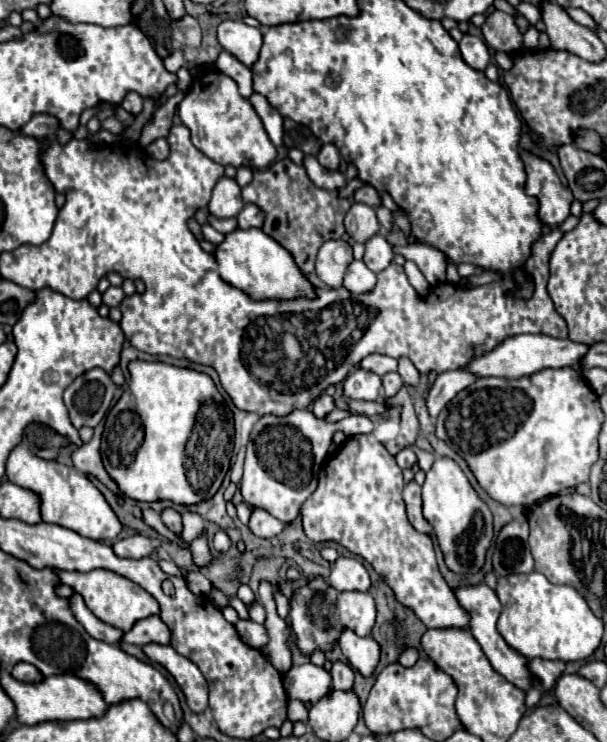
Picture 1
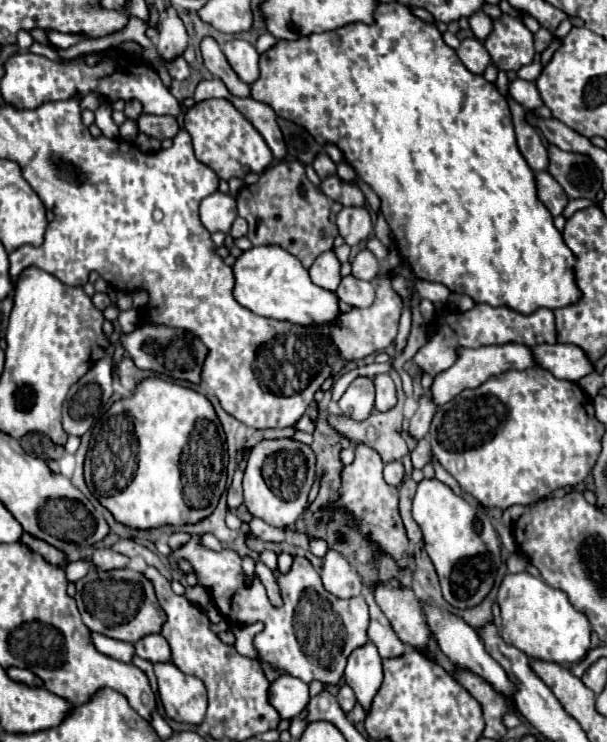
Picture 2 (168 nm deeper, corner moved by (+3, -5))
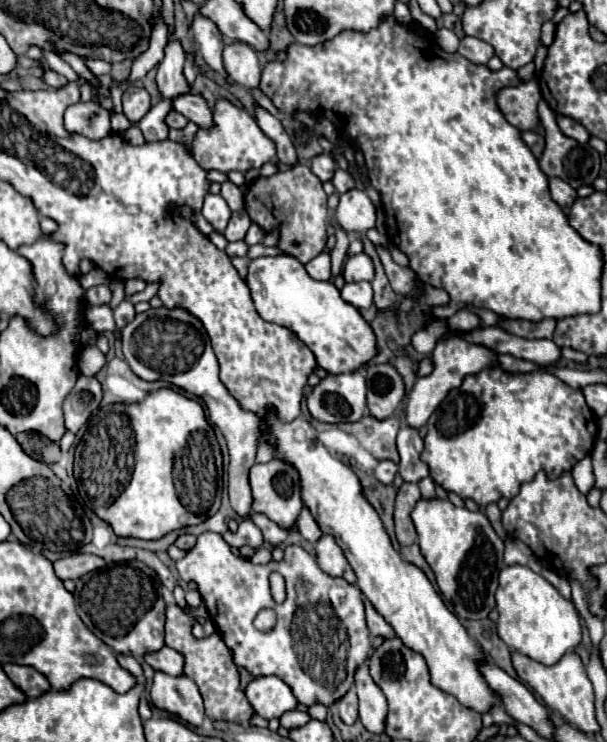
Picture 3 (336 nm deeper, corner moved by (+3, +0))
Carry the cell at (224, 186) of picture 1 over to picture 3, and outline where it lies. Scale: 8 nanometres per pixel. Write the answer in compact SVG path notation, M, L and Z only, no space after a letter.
M207 195L203 201L203 207L201 207L201 213L211 223L211 227L219 233L227 227L229 217L231 217L231 211L221 195Z

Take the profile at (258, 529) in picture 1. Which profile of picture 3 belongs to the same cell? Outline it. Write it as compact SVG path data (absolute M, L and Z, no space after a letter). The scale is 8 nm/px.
M255 513L253 517L251 517L251 521L263 531L263 537L265 537L265 541L267 543L271 543L273 547L275 545L279 545L279 543L283 543L285 539L287 539L287 531L285 529L281 529L277 523L273 523L271 519L267 519L265 515L261 515L261 513Z

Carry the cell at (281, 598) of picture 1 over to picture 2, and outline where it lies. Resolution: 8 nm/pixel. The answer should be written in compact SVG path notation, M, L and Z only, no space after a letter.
M265 550L265 552L261 552L261 556L259 556L259 560L273 572L273 576L275 576L275 580L279 578L279 568L277 568L277 554L275 552L271 552L271 550Z

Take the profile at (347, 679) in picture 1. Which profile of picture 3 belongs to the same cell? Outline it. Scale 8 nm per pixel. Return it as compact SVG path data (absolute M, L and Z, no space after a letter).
M353 689L341 701L337 701L337 709L345 725L353 725L357 721L357 695Z

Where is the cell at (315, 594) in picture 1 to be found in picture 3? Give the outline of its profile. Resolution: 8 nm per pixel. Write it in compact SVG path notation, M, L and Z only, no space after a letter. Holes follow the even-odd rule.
M203 533L197 537L197 545L177 561L177 571L183 581L195 581L203 603L209 611L211 621L217 625L221 639L227 649L233 653L233 663L237 667L247 669L255 677L275 675L283 679L297 701L305 707L321 703L325 707L335 705L349 689L353 689L353 677L359 665L363 665L371 653L371 637L365 625L365 609L361 591L357 585L347 583L343 577L331 577L317 565L315 557L309 555L299 545L287 545L283 549L283 561L269 561L267 565L253 565L249 559L235 557L229 545L223 541L219 533ZM279 571L287 583L287 599L283 603L275 603L269 599L269 575ZM271 607L277 613L277 625L269 633L261 633L255 629L253 619L263 609Z

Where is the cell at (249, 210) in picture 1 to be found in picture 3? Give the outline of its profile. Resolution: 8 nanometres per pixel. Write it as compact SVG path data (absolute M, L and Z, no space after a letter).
M245 209L235 211L235 213L231 215L231 219L229 219L229 225L227 225L227 229L223 231L223 235L225 235L227 241L241 241L241 239L245 237L249 225L251 225L251 219L249 219L247 211L245 211Z

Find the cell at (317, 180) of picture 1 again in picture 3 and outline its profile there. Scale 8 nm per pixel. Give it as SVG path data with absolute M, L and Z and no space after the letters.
M337 169L335 171L335 177L333 177L333 185L337 189L337 193L345 193L349 189L355 187L355 179L349 171L343 171L343 169Z

